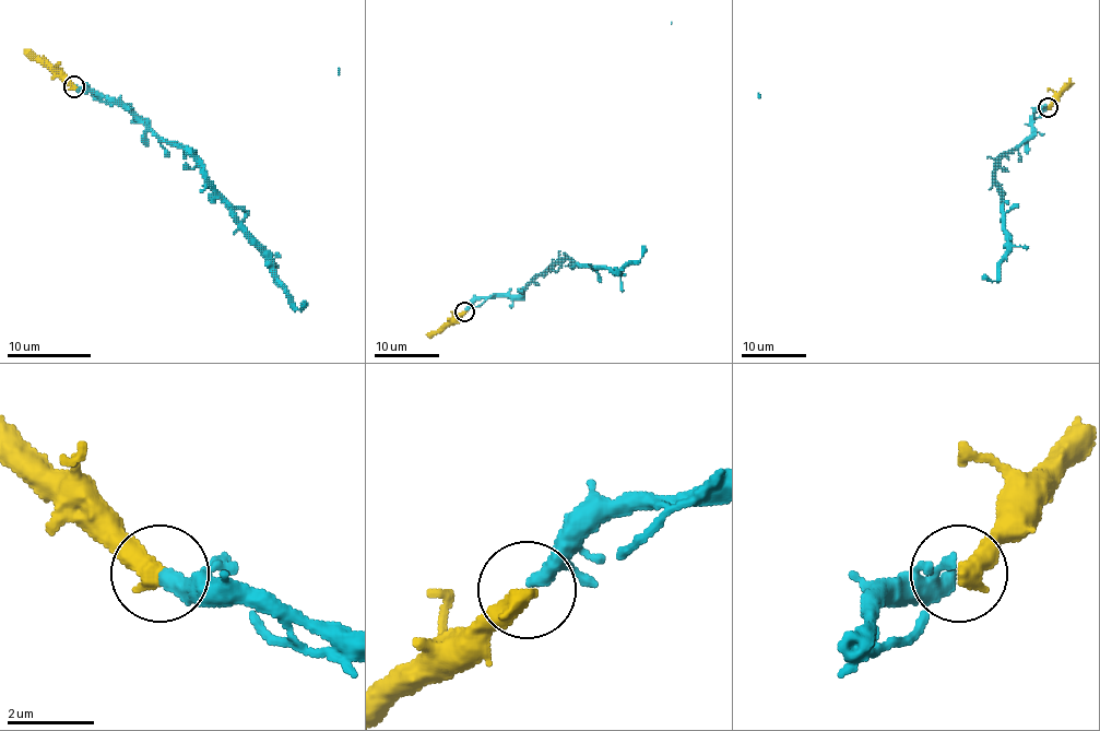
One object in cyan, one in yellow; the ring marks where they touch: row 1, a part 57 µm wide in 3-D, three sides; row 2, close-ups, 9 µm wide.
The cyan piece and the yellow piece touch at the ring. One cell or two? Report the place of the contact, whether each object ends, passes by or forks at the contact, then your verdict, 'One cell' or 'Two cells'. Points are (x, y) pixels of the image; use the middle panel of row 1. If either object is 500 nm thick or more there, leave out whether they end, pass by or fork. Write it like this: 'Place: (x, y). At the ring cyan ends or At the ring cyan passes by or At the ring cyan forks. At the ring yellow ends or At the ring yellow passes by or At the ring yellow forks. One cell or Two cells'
Place: (464, 311). One cell

